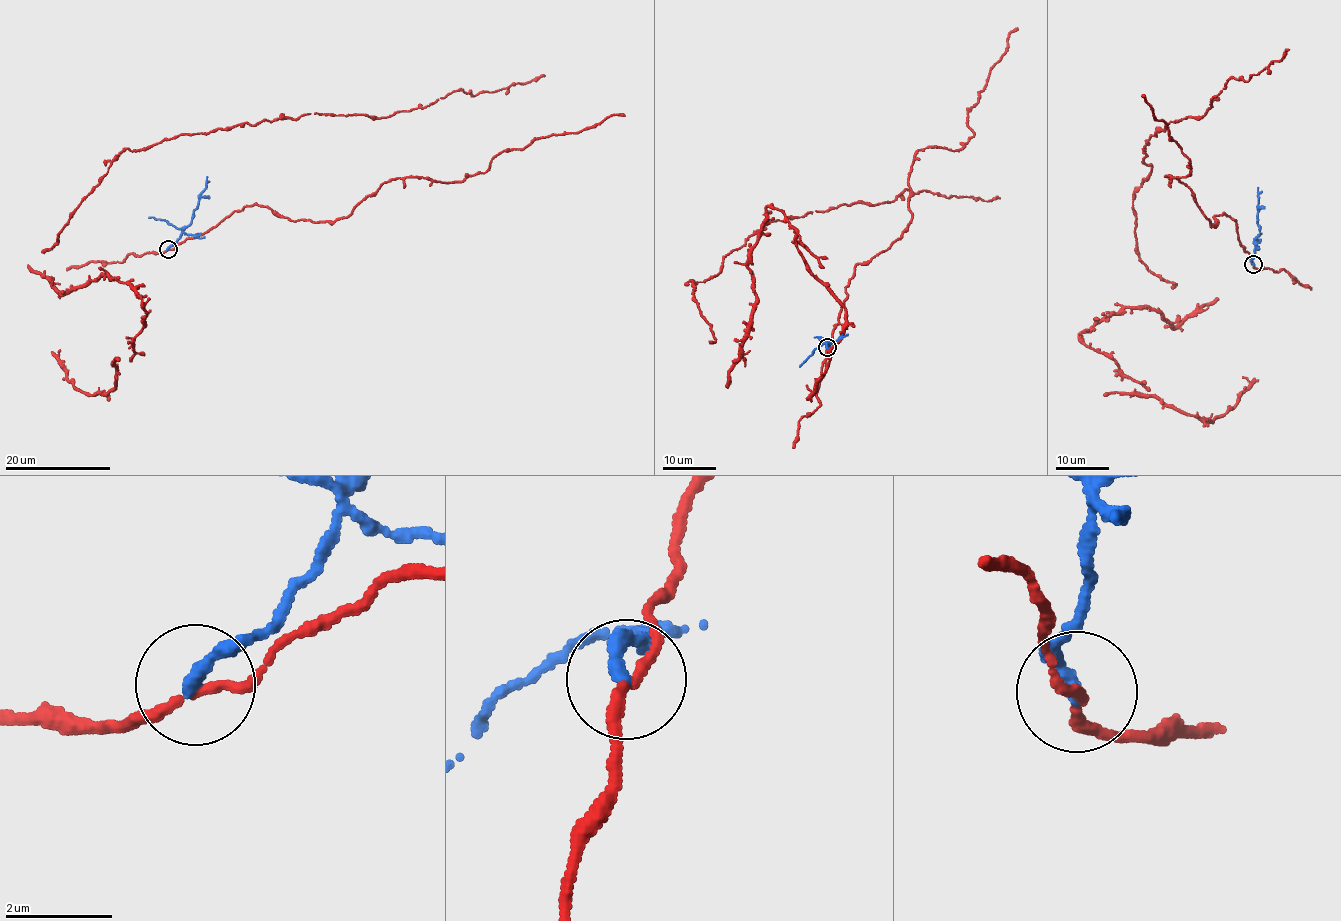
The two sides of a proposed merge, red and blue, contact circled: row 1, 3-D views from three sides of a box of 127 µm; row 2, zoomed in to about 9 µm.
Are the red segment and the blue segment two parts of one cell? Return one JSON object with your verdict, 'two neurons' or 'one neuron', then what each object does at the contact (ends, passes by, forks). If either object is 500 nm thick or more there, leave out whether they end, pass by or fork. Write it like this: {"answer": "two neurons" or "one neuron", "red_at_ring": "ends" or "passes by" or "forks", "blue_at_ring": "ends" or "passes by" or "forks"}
{"answer": "two neurons", "red_at_ring": "passes by", "blue_at_ring": "ends"}

